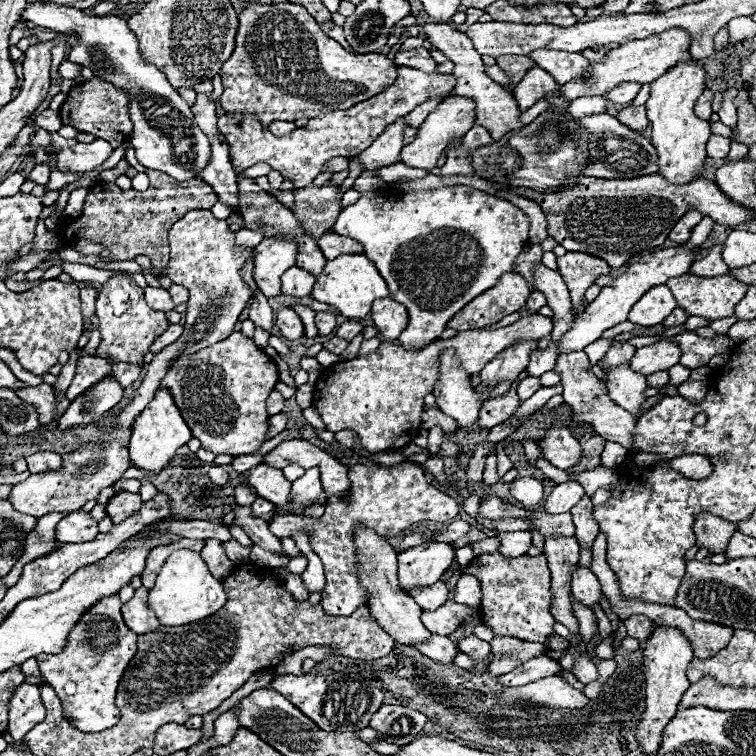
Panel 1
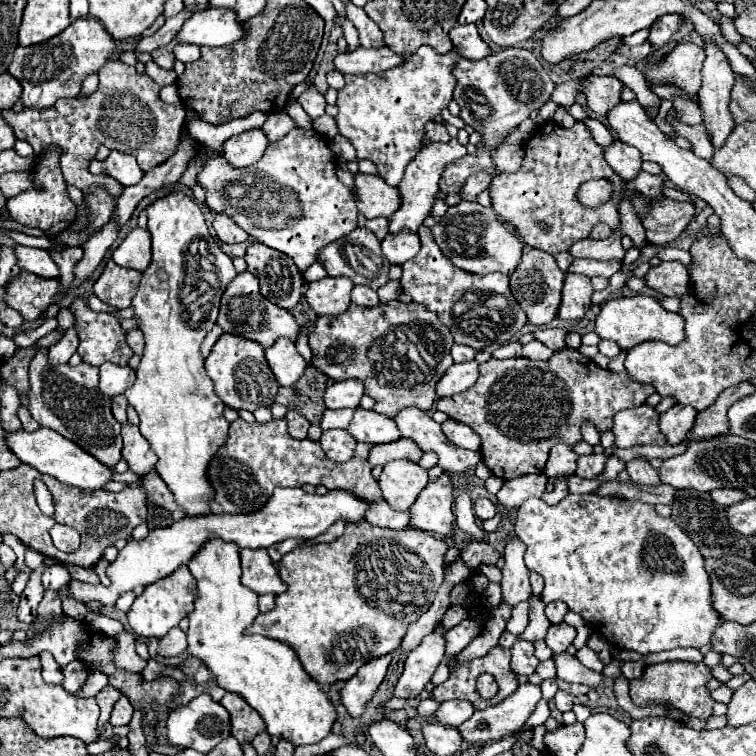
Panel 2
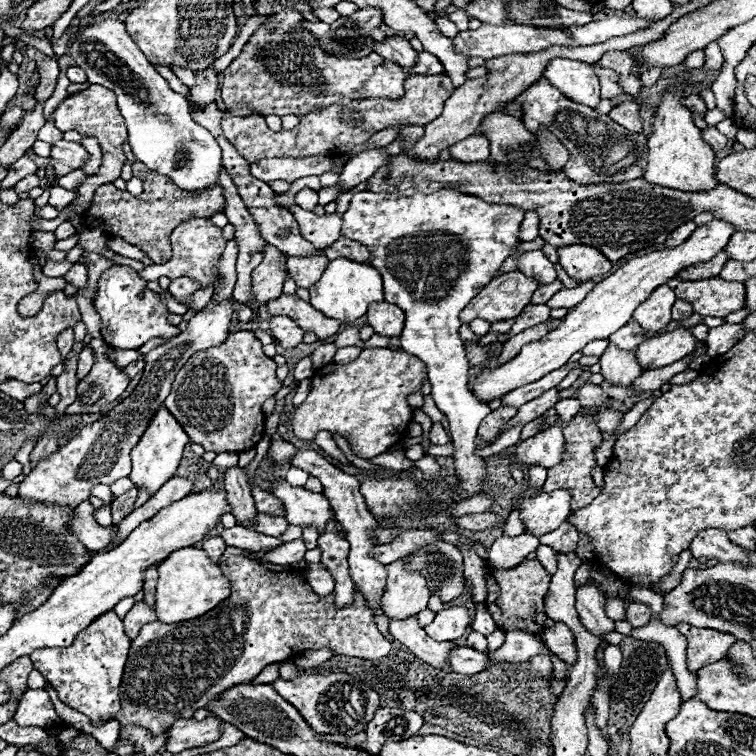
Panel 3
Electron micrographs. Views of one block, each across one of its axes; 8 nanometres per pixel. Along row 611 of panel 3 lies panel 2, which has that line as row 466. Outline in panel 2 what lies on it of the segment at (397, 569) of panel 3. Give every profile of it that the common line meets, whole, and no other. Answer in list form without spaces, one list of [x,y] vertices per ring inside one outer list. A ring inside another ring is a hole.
[[[388,462],[378,480],[384,500],[400,512],[406,512],[418,498],[420,490],[428,484],[428,472],[418,462]]]

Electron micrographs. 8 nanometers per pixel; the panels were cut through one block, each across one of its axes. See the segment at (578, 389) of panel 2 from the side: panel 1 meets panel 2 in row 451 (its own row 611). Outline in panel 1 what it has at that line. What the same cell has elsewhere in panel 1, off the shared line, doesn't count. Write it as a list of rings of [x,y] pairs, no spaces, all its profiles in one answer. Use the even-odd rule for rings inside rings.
[[[500,552],[476,556],[468,566],[454,574],[472,574],[482,584],[482,622],[492,628],[496,636],[516,636],[532,642],[548,642],[554,634],[556,620],[550,614],[550,570],[544,556],[506,558]]]

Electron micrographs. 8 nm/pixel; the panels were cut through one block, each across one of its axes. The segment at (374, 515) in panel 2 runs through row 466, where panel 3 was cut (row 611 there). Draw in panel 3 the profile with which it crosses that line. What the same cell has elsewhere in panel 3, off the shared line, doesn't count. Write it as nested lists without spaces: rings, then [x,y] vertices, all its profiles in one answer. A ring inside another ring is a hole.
[[[228,546],[220,558],[220,566],[224,570],[224,576],[230,580],[232,594],[220,606],[194,620],[178,624],[150,622],[142,626],[138,638],[132,642],[120,686],[122,708],[118,712],[118,720],[122,726],[140,724],[154,734],[166,732],[172,722],[176,722],[176,718],[192,718],[198,708],[204,708],[226,688],[242,682],[252,682],[264,666],[288,660],[292,654],[300,654],[304,650],[330,648],[334,654],[358,656],[364,660],[378,660],[390,654],[392,644],[376,628],[372,610],[368,608],[366,598],[358,586],[354,586],[356,596],[350,606],[334,606],[334,594],[318,596],[302,576],[272,576],[278,572],[294,572],[294,568],[266,562],[264,556],[268,550],[270,548],[248,552]]]

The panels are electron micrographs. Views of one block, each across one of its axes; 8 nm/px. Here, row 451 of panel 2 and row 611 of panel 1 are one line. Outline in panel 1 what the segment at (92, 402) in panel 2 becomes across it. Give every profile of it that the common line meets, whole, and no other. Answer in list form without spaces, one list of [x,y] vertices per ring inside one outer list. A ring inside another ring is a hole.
[[[112,594],[82,614],[72,626],[62,652],[48,656],[38,654],[38,666],[48,686],[52,686],[64,706],[70,724],[82,732],[102,732],[112,728],[120,720],[120,712],[114,704],[118,682],[128,668],[128,662],[136,654],[136,638],[122,620],[122,602],[118,594]]]

